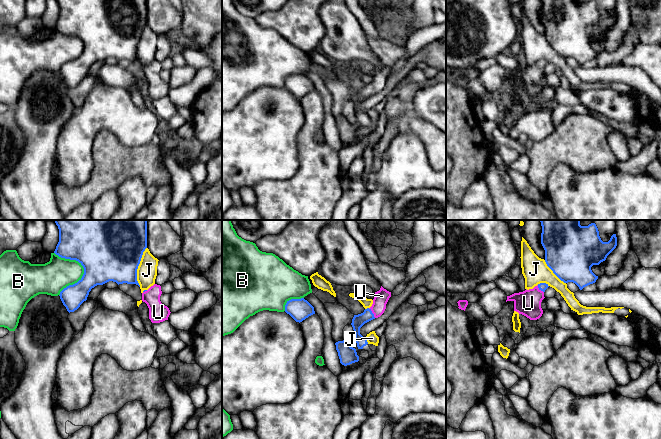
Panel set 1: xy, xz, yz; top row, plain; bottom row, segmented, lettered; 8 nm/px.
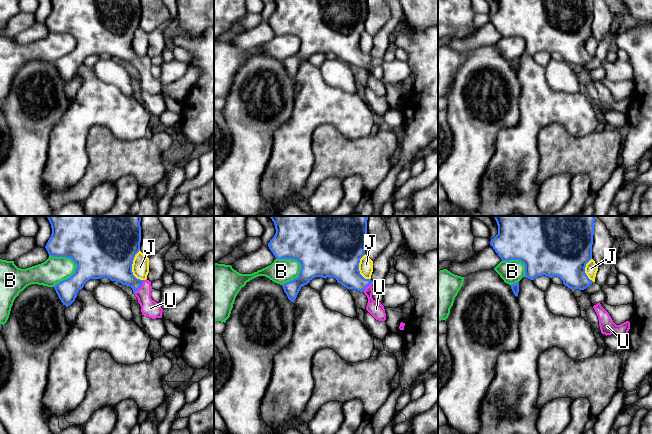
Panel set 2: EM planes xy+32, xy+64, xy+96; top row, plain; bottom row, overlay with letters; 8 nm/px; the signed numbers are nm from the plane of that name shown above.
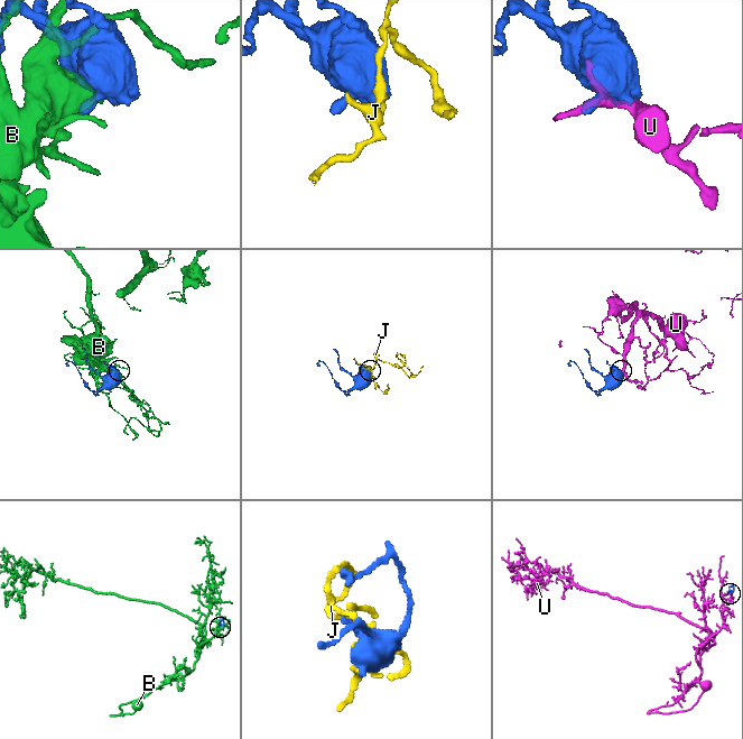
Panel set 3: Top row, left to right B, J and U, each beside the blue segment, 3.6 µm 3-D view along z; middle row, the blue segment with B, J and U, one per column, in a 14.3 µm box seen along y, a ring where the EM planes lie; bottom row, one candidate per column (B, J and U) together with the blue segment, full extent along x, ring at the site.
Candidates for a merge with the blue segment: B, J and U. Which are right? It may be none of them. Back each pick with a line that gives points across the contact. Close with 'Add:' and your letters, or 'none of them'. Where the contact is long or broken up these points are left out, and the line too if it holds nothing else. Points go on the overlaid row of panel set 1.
U: Path across: xz (358, 321), (372, 313), (378, 307), (382, 296)
Add: U

